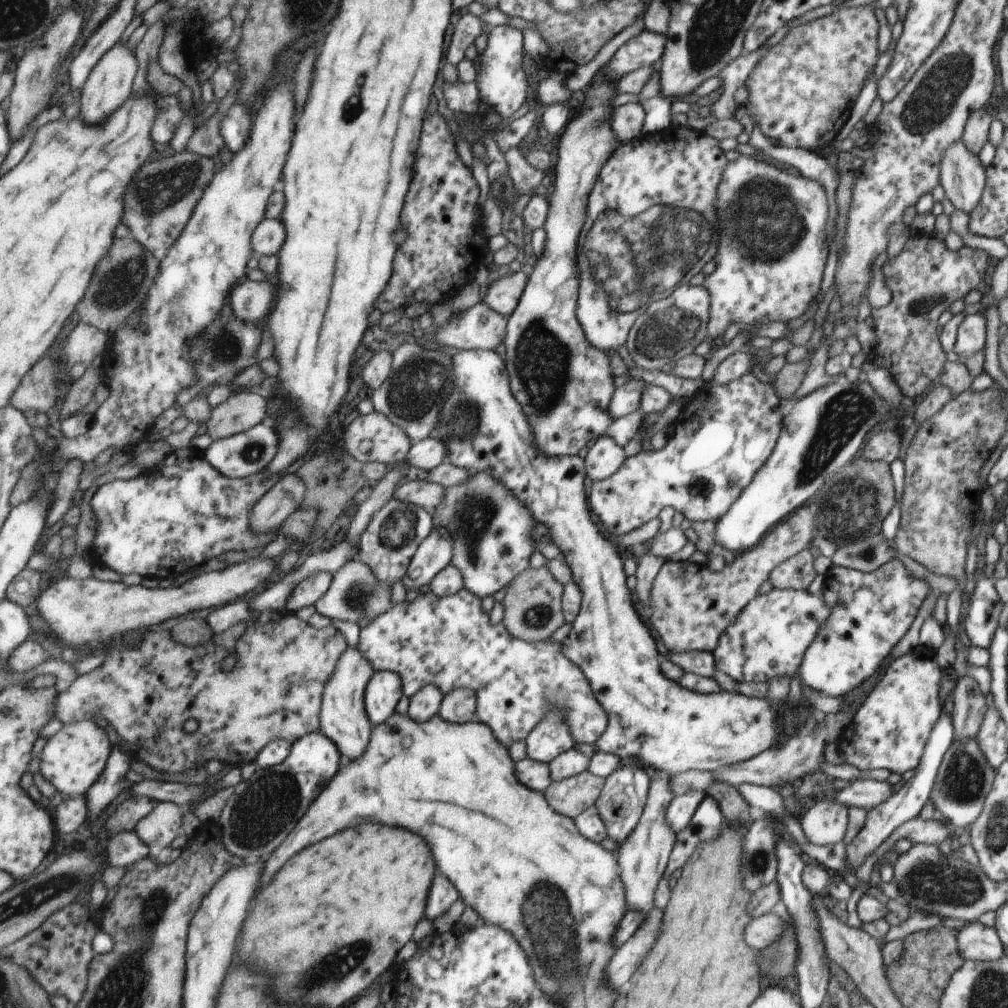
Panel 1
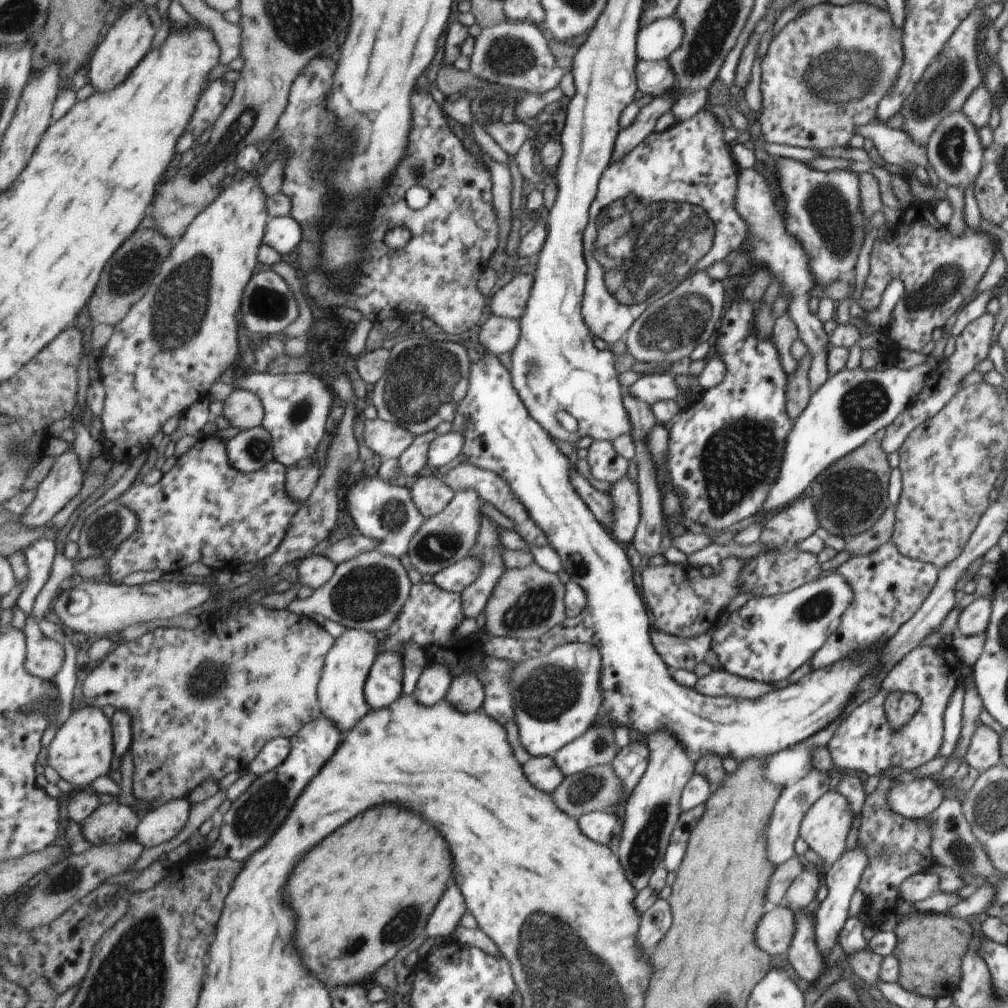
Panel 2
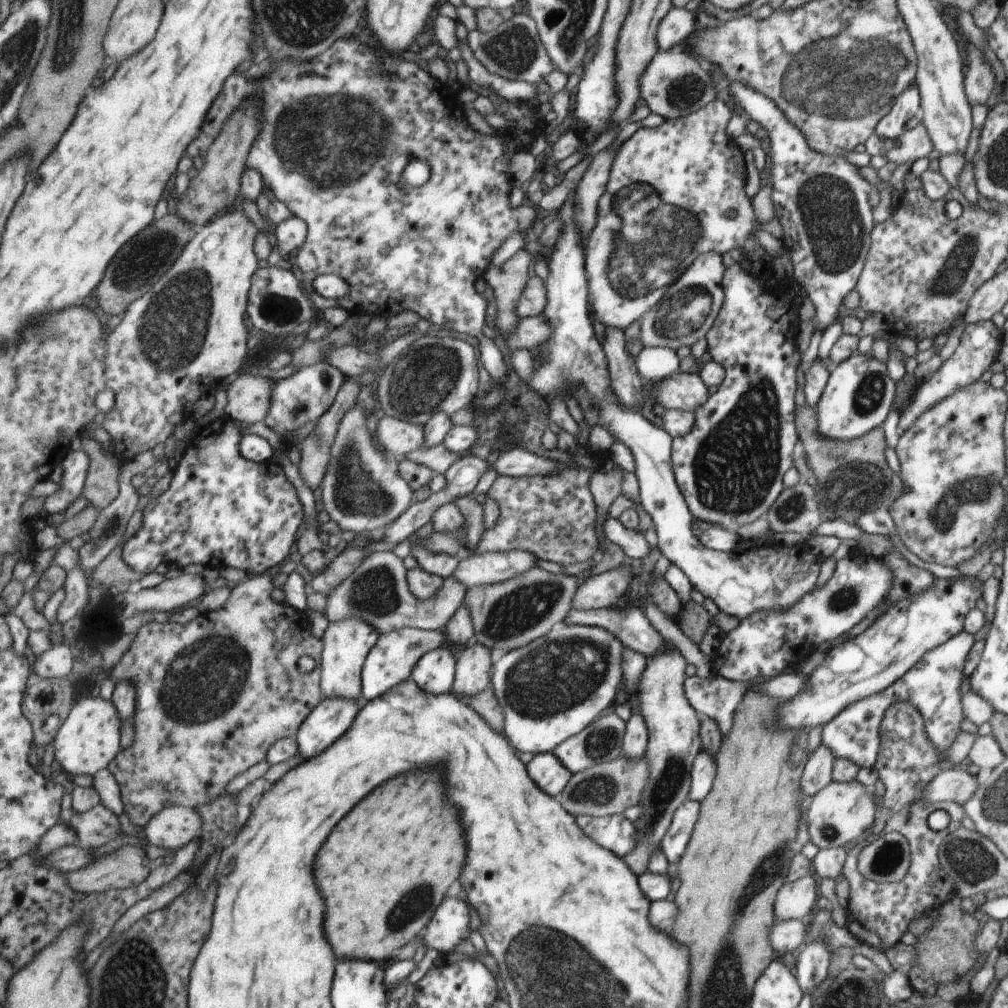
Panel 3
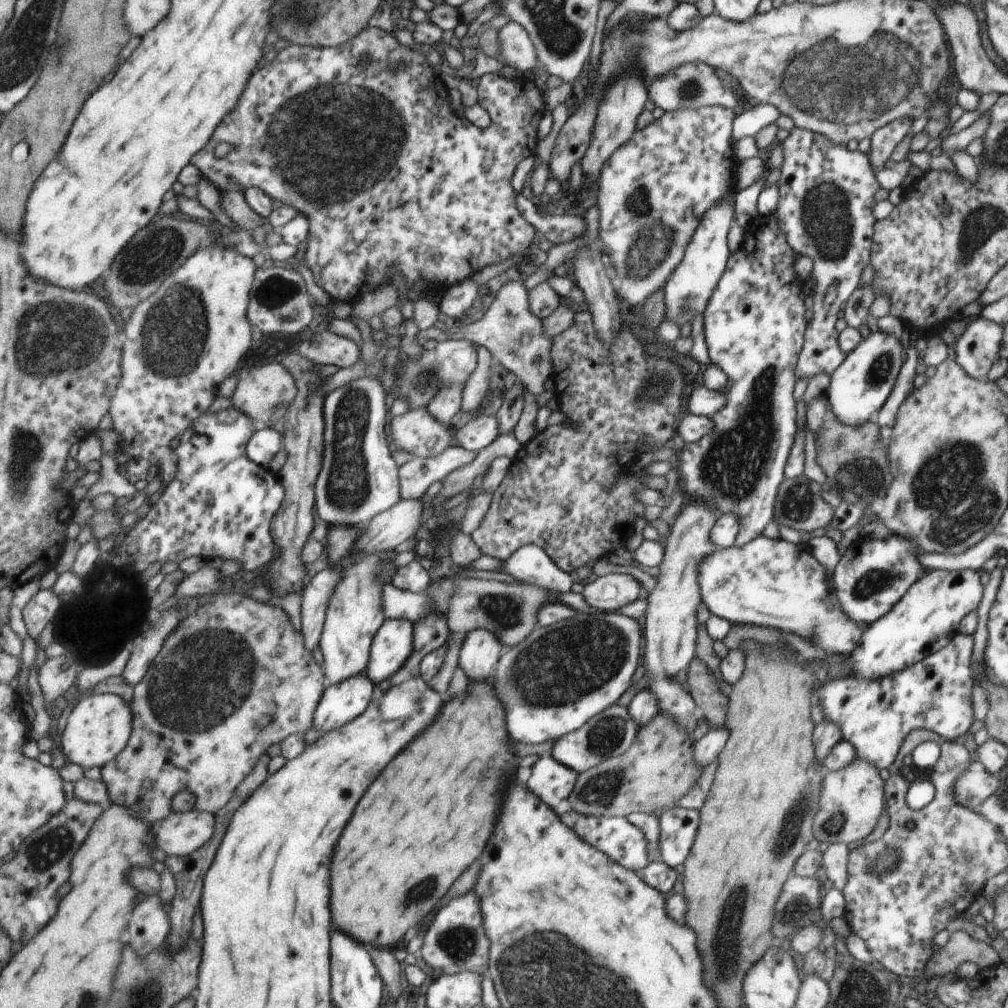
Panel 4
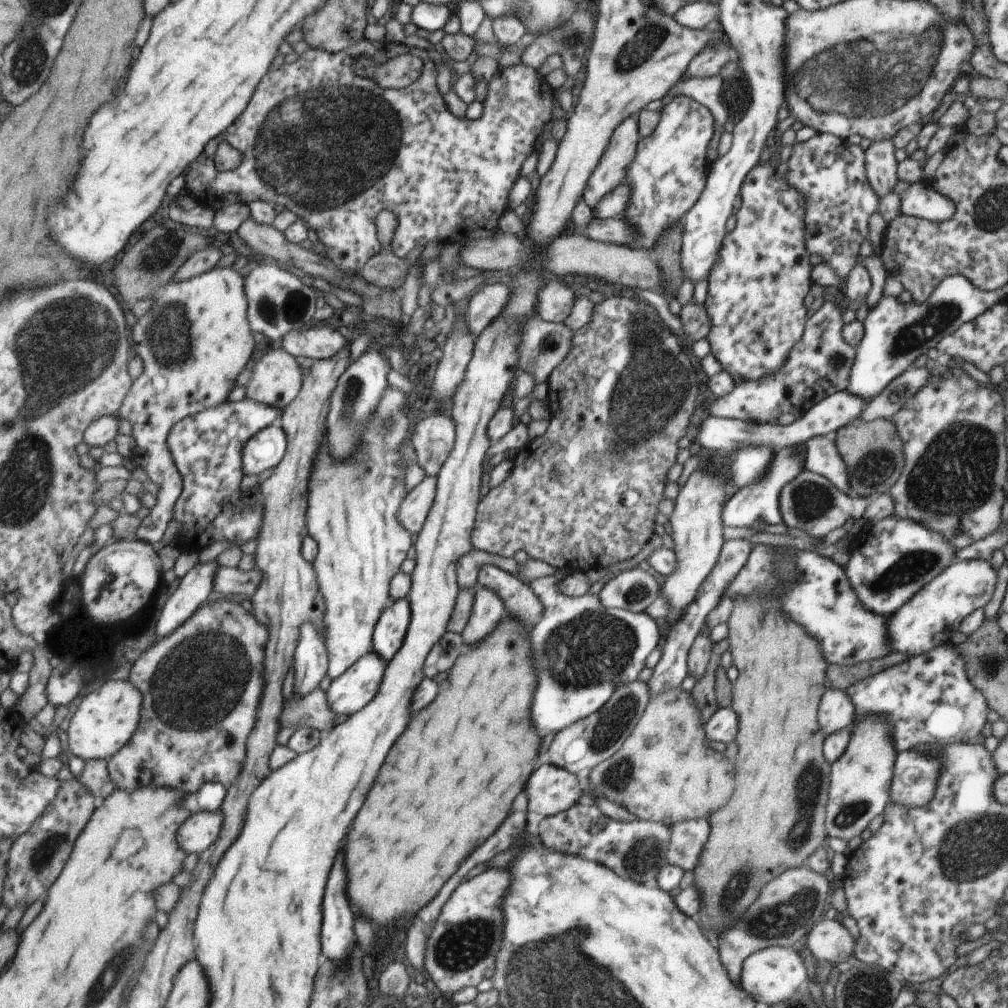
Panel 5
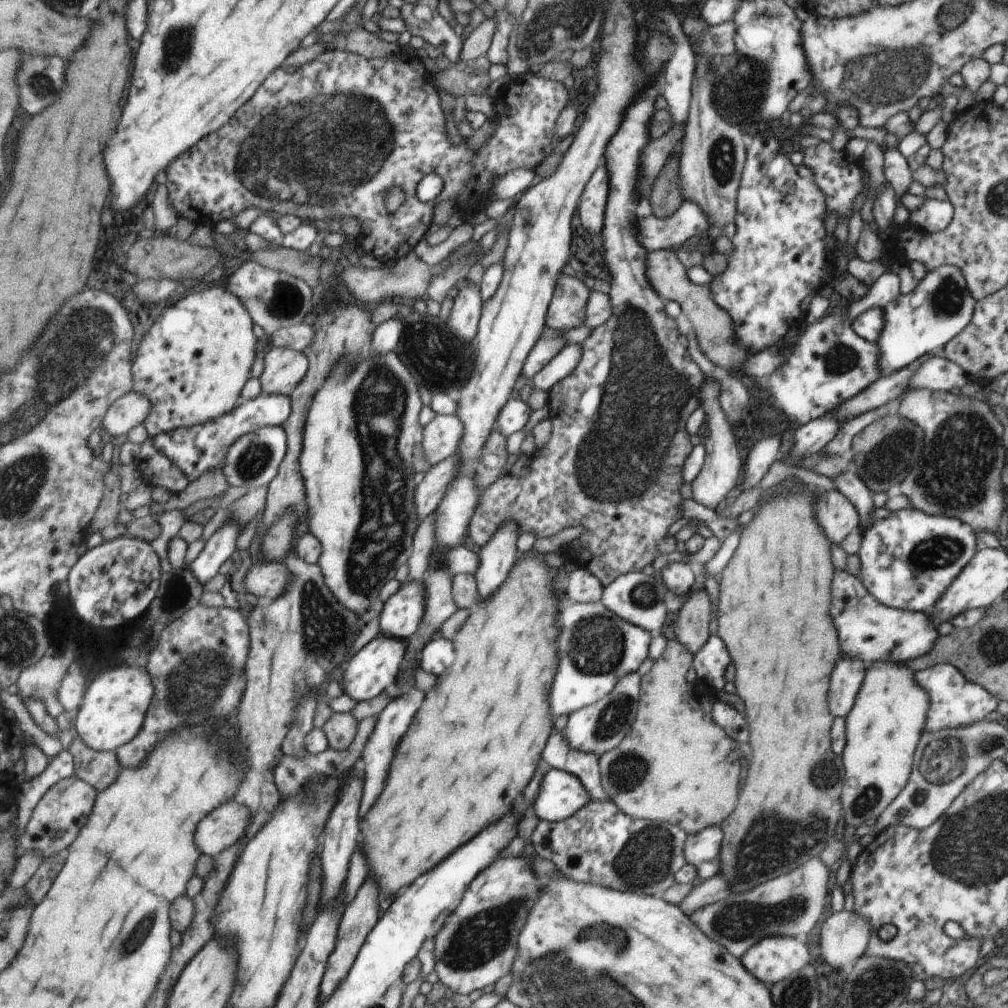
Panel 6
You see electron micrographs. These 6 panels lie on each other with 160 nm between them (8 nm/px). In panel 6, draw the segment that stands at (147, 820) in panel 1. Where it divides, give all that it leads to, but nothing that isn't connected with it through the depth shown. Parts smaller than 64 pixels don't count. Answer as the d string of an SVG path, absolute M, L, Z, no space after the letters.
M231 802L209 814L197 828L197 846L206 855L221 854L233 846L247 830L251 822L251 810Z

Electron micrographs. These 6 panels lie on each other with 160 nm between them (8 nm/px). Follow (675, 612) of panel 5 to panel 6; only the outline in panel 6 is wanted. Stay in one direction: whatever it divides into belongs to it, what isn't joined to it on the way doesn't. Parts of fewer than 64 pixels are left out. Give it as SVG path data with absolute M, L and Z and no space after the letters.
M709 380L703 384L701 390L701 406L705 413L706 424L703 428L706 429L707 437L702 439L704 446L705 457L703 458L703 466L699 470L699 474L695 476L695 480L689 482L691 486L691 502L709 508L715 506L719 500L723 500L723 496L731 490L731 486L737 484L739 478L739 470L741 470L741 460L737 456L737 448L735 448L735 440L733 440L733 432L729 428L727 418L723 410L720 408L719 384L717 380Z

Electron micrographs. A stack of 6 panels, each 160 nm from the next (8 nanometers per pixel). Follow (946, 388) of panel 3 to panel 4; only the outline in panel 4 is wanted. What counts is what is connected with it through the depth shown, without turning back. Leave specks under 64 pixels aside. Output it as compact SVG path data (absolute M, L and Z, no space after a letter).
M977 315L953 341L956 363L974 379L986 378L991 364L997 360L1001 332L999 324Z

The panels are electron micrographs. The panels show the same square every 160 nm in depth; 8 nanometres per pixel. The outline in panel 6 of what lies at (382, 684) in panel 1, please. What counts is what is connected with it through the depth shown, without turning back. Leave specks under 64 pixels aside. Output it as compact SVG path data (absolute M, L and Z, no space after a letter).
M402 582L395 594L385 603L379 616L381 636L408 640L420 627L424 616L425 592L419 582Z

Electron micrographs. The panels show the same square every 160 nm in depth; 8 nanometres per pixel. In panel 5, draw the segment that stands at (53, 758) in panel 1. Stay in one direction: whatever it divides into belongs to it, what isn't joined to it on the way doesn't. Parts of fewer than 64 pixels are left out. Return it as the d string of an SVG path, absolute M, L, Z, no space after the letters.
M130 679L104 682L97 690L84 696L73 714L68 729L70 755L93 759L110 760L136 734L140 726L140 714L144 696Z

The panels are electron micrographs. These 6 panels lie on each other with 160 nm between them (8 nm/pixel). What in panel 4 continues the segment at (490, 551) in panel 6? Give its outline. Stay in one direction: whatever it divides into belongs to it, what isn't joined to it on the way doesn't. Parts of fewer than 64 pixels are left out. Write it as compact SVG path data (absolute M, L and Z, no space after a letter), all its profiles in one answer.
M477 629L462 636L459 650L459 666L469 679L483 681L493 678L498 661L500 642L488 630Z

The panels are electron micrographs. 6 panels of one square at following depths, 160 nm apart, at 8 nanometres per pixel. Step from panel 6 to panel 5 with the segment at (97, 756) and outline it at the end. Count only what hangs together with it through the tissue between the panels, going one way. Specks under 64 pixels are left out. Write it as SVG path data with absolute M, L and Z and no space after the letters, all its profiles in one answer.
M107 759L86 761L85 768L79 776L93 796L96 796L98 803L102 803L117 789L108 769L108 762Z

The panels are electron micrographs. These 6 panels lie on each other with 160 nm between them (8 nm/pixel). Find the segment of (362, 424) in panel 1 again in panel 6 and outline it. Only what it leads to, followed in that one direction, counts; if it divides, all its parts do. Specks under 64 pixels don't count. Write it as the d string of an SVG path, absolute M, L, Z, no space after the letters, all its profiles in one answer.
M435 415L421 428L423 458L430 466L454 455L464 435L463 422L455 415Z

